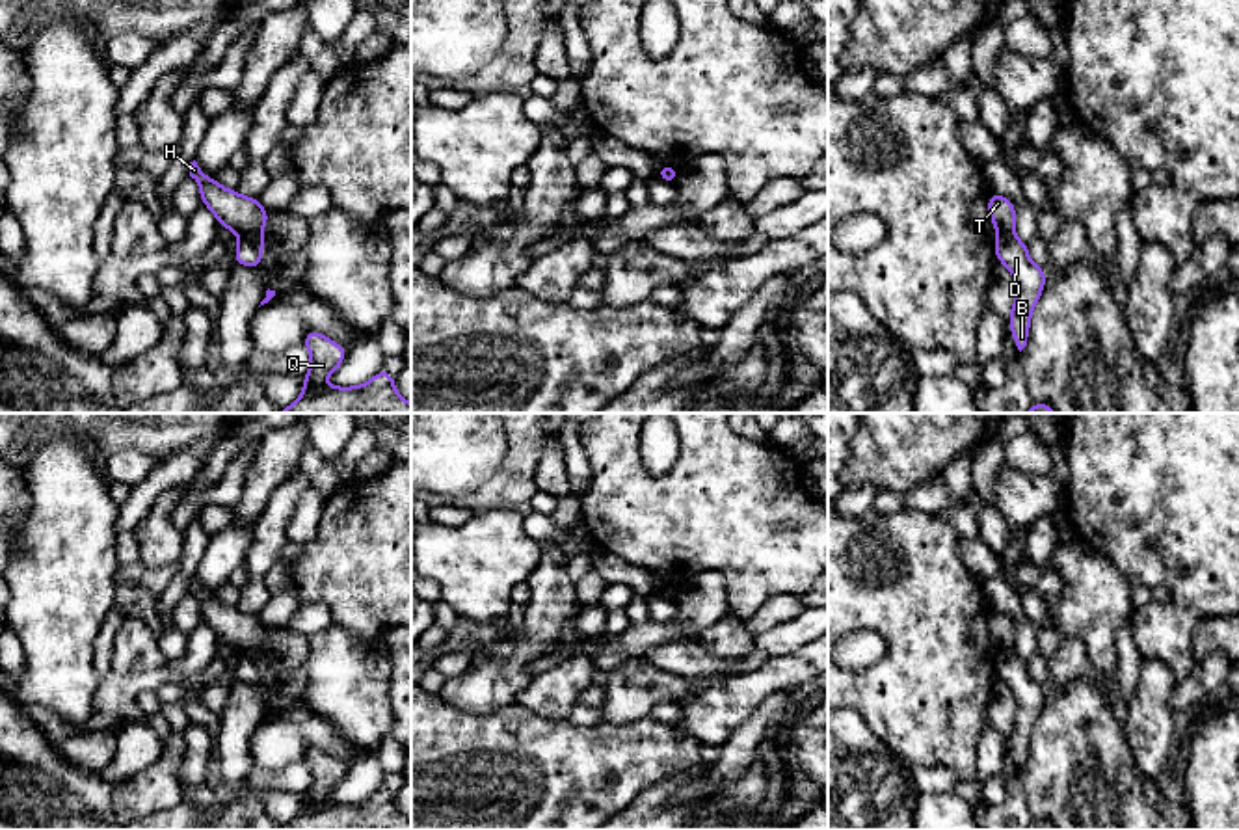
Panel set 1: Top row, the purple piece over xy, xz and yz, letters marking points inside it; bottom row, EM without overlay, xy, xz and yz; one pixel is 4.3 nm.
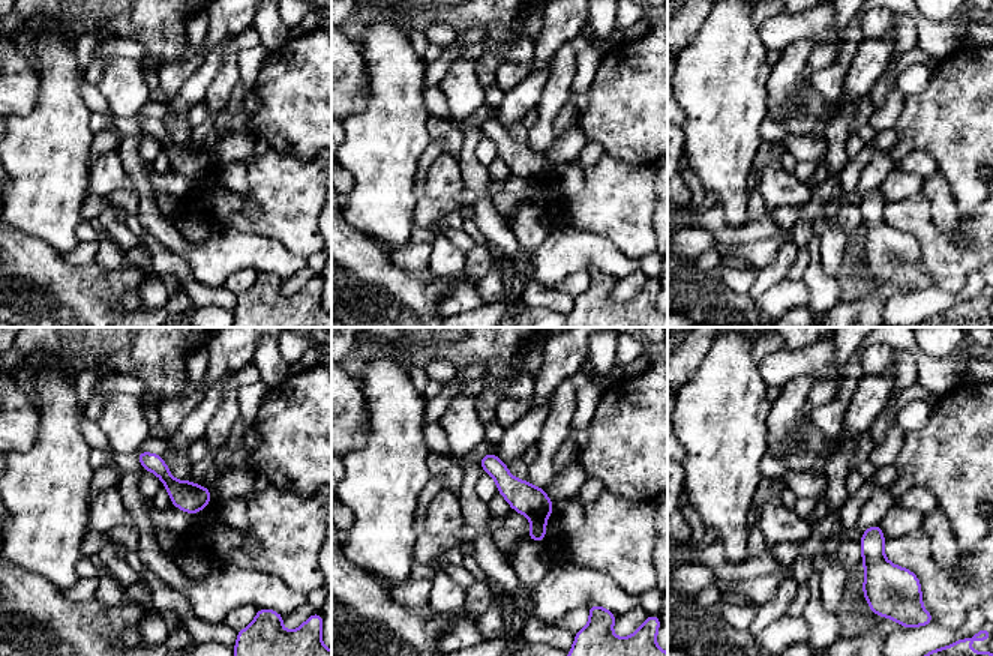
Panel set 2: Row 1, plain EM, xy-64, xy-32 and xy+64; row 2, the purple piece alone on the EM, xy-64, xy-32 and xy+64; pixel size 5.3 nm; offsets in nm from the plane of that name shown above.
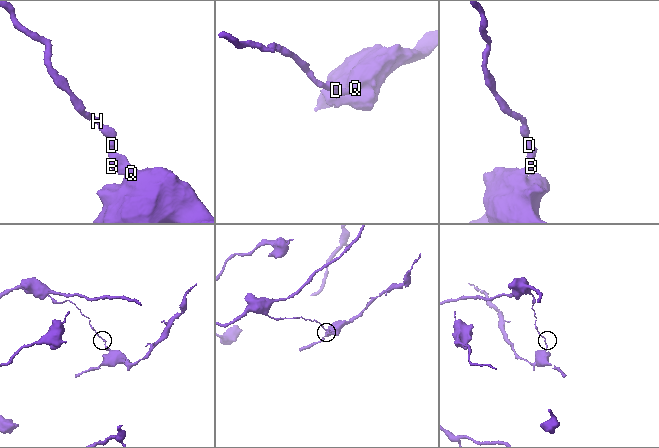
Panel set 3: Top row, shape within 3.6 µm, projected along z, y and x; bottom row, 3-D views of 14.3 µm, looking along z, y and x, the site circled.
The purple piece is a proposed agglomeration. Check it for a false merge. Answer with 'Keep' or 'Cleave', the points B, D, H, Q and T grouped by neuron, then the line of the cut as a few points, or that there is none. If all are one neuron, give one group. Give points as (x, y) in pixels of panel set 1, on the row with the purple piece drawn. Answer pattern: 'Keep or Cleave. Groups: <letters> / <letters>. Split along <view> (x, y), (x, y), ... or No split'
Cleave. Groups: B D Q / H T. Split along xy (259, 231), (240, 235)

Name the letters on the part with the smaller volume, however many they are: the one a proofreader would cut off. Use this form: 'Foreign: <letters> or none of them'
Foreign: B, D, Q

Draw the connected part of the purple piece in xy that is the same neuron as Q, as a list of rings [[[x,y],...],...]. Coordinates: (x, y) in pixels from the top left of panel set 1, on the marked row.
[[[309,329],[303,344],[311,354],[311,370],[303,376],[303,393],[277,413],[411,413],[394,389],[389,370],[380,370],[370,382],[357,387],[326,387],[324,380],[346,359],[346,348],[324,333]]]

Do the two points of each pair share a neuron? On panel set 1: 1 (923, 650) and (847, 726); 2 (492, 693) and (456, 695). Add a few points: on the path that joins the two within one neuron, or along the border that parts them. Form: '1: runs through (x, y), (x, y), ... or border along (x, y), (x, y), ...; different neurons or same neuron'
1: border along (847, 708), (852, 708), (886, 747); different neurons
2: runs through (482, 693), (466, 693); same neuron

